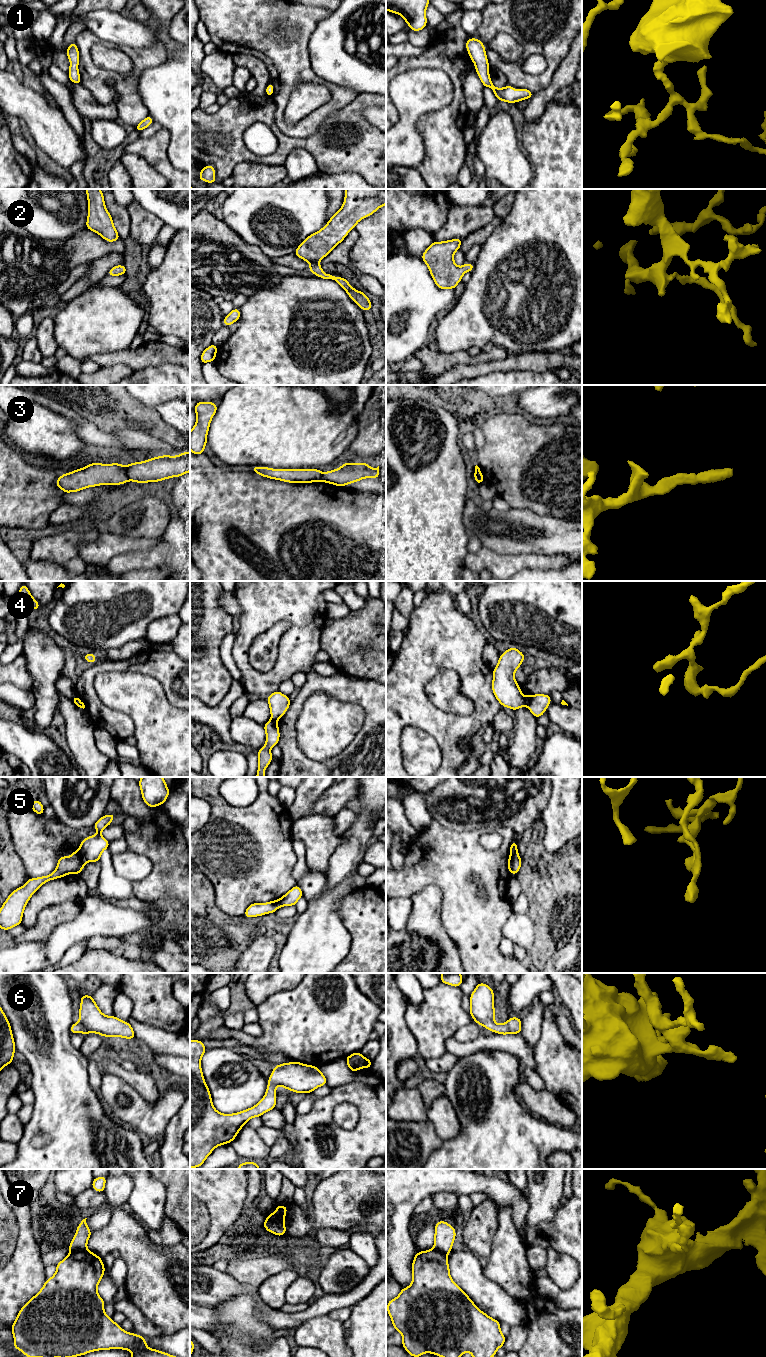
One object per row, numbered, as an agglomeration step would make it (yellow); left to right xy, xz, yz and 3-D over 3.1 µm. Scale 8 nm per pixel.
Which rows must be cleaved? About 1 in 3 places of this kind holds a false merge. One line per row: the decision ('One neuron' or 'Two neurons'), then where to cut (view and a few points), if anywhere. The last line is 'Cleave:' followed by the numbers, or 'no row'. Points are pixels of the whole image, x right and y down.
1: One neuron. No split
2: One neuron. No split
3: Two neurons. Split along xy (124, 466), (128, 479)
4: Two neurons. Split along yz (524, 697), (527, 705)
5: Two neurons. Split along xy (78, 851), (85, 861)
6: One neuron. No split
7: Two neurons. Split along xy (86, 1248), (70, 1253)
Cleave: 3, 4, 5, 7

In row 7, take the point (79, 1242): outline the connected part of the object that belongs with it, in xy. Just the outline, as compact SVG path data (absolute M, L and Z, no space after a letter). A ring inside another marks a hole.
M83 1219L76 1229L75 1236L68 1246L70 1253L87 1249L88 1239L92 1232L86 1223L86 1219Z

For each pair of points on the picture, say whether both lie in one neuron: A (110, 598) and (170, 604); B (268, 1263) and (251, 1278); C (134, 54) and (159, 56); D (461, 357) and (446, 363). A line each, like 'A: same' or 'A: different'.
A: same
B: same
C: same
D: same

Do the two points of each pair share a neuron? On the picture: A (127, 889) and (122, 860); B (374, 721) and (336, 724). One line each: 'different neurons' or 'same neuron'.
A: different neurons
B: different neurons

